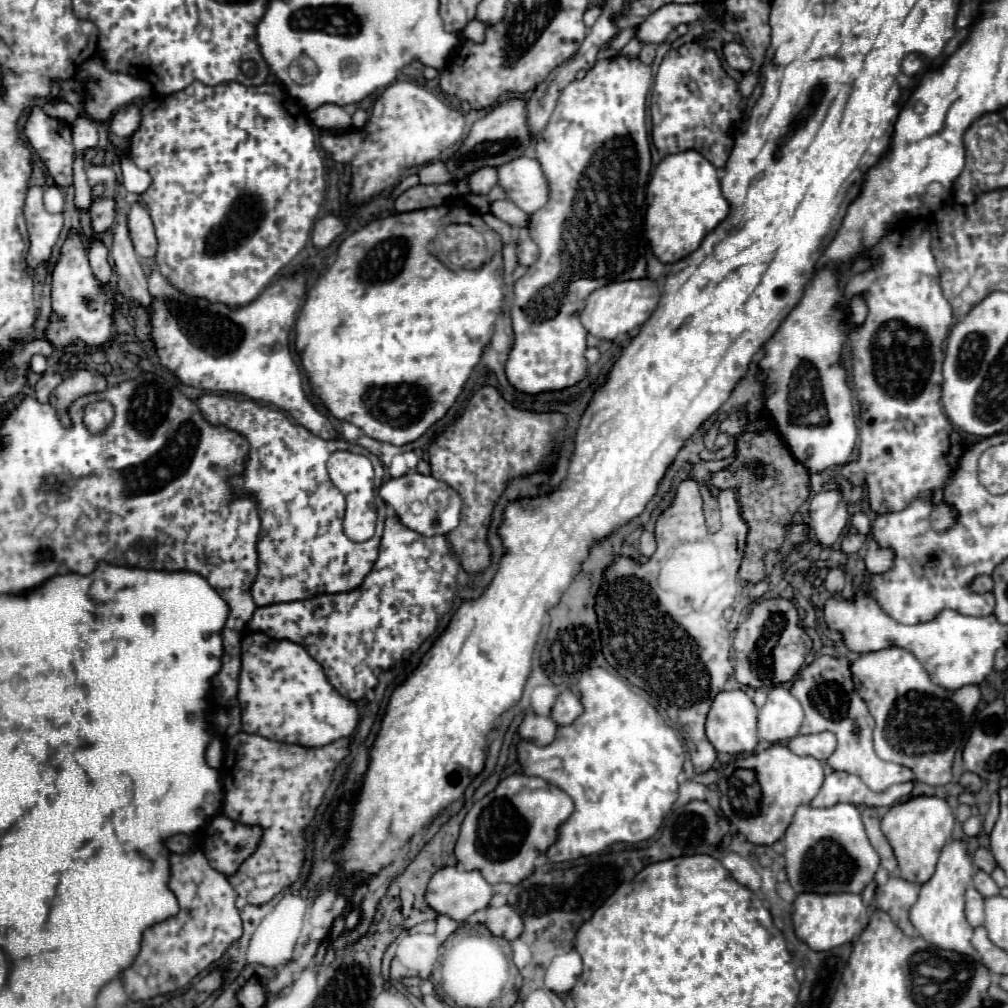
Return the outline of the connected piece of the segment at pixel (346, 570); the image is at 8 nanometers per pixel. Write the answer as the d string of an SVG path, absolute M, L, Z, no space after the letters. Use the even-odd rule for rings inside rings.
M205 394L197 400L203 416L211 424L225 424L231 430L241 432L249 444L249 460L245 474L241 478L233 480L233 488L239 494L253 494L257 504L259 504L259 518L261 518L261 532L257 540L257 554L259 554L259 572L257 580L253 584L253 600L257 606L269 606L273 602L295 602L295 600L305 600L313 598L319 594L337 594L337 592L349 592L355 590L363 578L369 574L377 560L379 552L379 540L383 534L383 522L385 522L385 504L381 498L377 498L377 530L371 540L365 542L353 542L343 534L343 514L345 514L346 500L341 492L339 496L317 496L319 490L335 490L329 474L327 474L327 458L329 454L337 450L353 450L357 454L367 456L373 466L375 466L375 488L379 490L383 482L383 464L379 462L377 456L367 452L365 448L345 442L345 440L323 440L309 430L305 430L299 424L289 422L289 418L277 410L277 408L267 408L265 404L257 404L255 400L237 400L233 396L219 396L219 394Z

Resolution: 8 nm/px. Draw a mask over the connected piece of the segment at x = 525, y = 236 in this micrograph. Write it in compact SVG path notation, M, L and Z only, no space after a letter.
M519 228L517 256L519 256L519 264L525 264L525 266L535 264L535 260L537 260L537 256L539 256L539 248L537 248L537 244L531 240L527 228Z

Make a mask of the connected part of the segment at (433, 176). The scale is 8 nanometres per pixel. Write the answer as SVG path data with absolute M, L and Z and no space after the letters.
M431 162L419 170L419 178L423 184L453 184L453 176L449 174L447 166L443 162Z

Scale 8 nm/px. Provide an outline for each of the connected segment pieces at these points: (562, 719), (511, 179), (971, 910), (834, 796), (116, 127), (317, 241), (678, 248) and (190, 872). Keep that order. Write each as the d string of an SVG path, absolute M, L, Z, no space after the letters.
M563 690L553 704L551 718L553 722L565 726L565 724L571 724L581 712L583 712L583 706L579 702L579 696L573 690Z
M529 156L515 158L513 162L507 162L505 166L501 166L499 168L499 184L505 188L507 198L511 202L515 202L525 214L533 214L535 210L543 208L545 202L549 200L549 186L547 186L547 178L541 170L541 164Z
M971 884L965 892L965 916L973 928L983 926L983 896Z
M831 772L825 776L825 782L819 794L811 800L813 808L827 808L839 802L849 802L855 806L891 806L893 802L909 796L913 784L897 784L885 792L871 792L857 776L847 772Z
M129 104L115 112L109 122L109 132L119 138L131 138L137 132L137 126L141 126L141 110L137 104Z
M327 214L327 216L323 216L323 218L315 224L311 240L313 240L313 244L315 244L317 248L325 248L325 246L329 246L343 230L345 230L345 220L339 218L339 216Z
M695 150L665 156L647 186L647 238L663 264L689 256L701 240L729 214L729 202L721 192L717 168Z
M193 850L189 854L171 854L169 888L177 896L181 910L175 918L147 928L147 938L143 938L137 960L123 972L125 990L131 1000L149 1000L183 988L201 970L219 960L243 934L239 910L235 908L237 894L227 876L209 866L203 852Z

